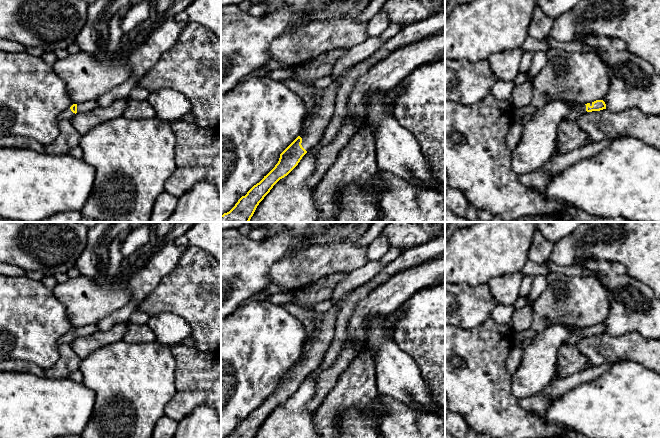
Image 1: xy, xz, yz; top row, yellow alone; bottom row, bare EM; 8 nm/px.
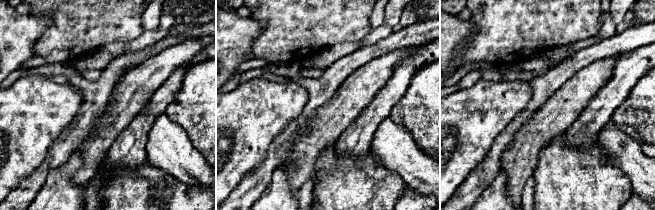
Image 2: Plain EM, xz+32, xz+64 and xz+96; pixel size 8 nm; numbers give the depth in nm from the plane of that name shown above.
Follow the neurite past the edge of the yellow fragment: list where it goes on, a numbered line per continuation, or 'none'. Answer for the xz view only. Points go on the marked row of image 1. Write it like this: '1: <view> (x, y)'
1: xz (313, 130)

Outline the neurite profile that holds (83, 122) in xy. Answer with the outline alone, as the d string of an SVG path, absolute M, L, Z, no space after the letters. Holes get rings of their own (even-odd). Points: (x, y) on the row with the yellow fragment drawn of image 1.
M119 99L105 108L98 106L89 112L76 113L70 121L83 136L97 125L122 117L126 107L127 99Z

